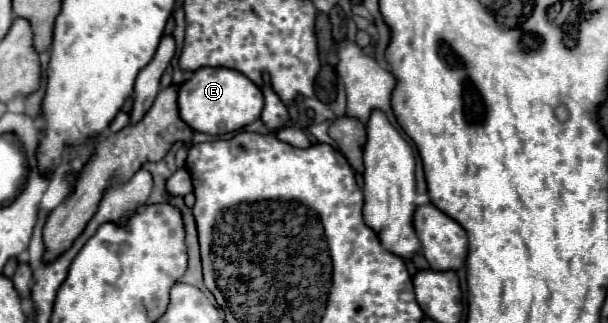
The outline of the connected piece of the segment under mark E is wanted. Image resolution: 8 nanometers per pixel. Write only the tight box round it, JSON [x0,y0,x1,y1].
[178,68,264,134]

